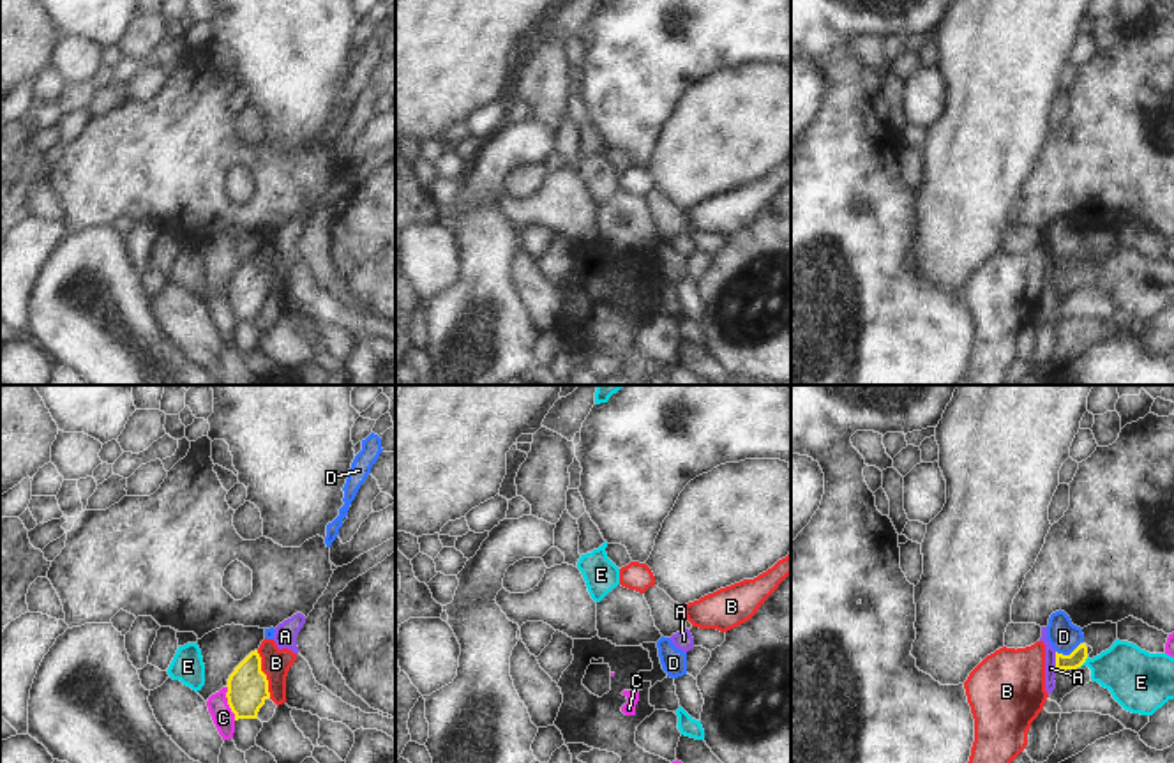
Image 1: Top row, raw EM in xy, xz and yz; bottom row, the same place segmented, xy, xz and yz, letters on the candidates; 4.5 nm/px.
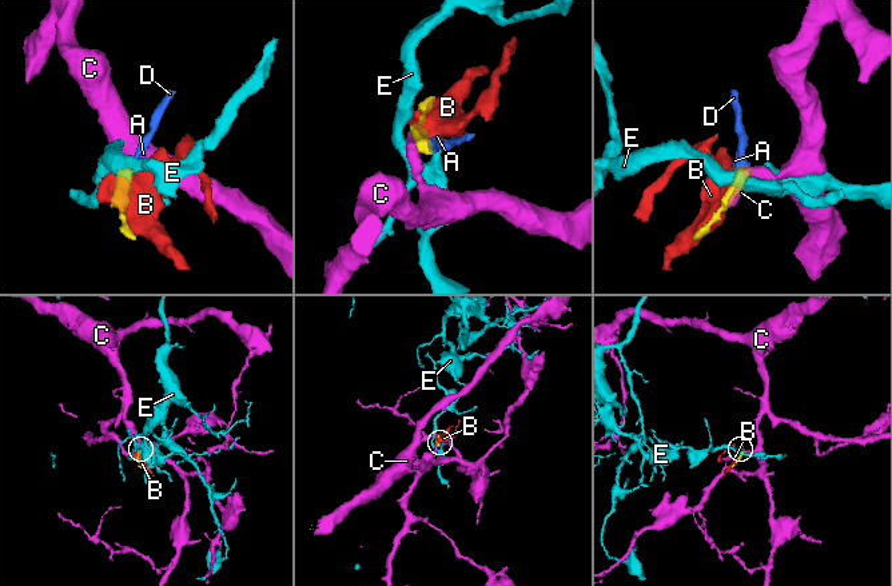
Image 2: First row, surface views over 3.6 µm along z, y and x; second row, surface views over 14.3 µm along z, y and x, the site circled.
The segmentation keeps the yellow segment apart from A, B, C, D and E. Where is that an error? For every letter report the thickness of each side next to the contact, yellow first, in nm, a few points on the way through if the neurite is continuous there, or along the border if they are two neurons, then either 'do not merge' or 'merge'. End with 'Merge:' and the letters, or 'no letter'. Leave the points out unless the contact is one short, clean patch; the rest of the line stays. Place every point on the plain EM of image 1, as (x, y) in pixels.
A: 80 nm thick on the yellow side, 50 nm on the other; border along yz (1054, 256), (1054, 269), (1058, 272); do not merge
B: 190 nm thick on the yellow side, 130 nm on the other; do not merge
C: 190 nm thick on the yellow side, 100 nm on the other; border along xy (226, 290), (226, 308), (235, 324); do not merge
D: 80 nm thick on the yellow side, 140 nm on the other; border along yz (1083, 246), (1068, 258), (1056, 256); do not merge
E: 80 nm thick on the yellow side, 260 nm on the other; do not merge
Merge: no letter

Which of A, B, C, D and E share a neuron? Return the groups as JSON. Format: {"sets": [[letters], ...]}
{"sets": [["A"], ["B"], ["C"], ["D", "E"]]}

